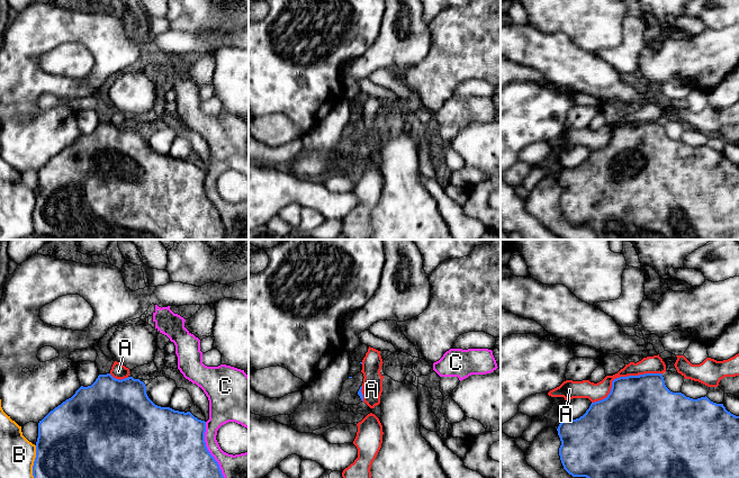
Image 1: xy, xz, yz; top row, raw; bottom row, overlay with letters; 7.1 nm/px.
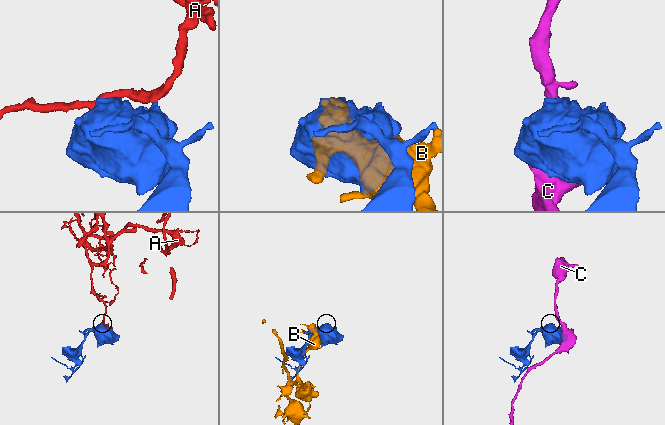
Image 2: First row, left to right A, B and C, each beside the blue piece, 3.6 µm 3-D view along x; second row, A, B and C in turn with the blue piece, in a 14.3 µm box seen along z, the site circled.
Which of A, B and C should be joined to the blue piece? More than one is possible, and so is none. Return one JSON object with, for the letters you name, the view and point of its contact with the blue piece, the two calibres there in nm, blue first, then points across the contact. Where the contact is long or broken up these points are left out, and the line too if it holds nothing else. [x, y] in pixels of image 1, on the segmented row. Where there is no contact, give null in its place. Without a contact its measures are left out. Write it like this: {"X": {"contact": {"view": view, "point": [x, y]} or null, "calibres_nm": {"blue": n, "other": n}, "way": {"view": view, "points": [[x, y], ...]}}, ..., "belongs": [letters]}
{"A": {"contact": {"view": "yz", "point": [622, 377]}, "calibres_nm": {"blue": 460, "other": 130}}, "belongs": ["A"]}

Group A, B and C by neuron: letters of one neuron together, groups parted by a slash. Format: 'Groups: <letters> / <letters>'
Groups: A / B / C

